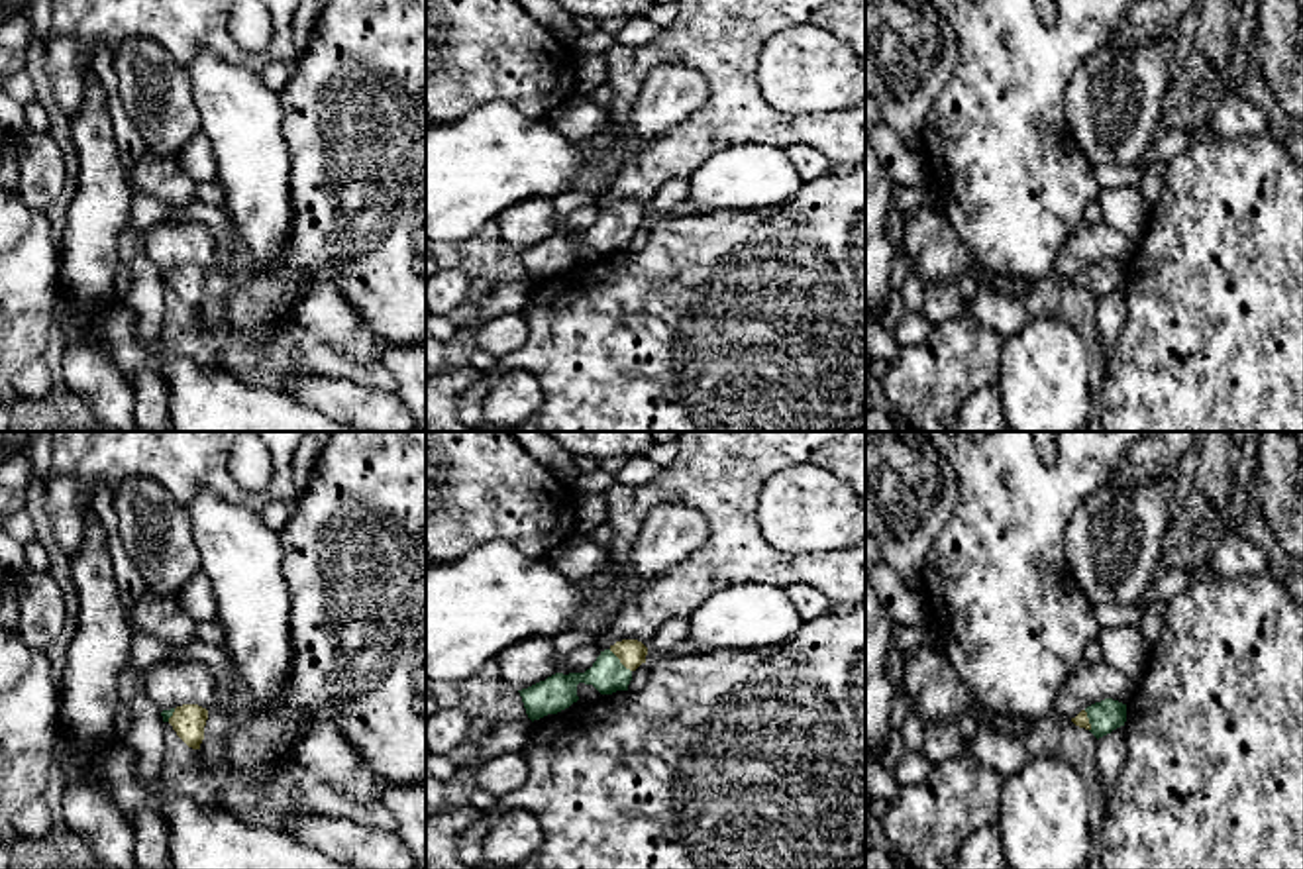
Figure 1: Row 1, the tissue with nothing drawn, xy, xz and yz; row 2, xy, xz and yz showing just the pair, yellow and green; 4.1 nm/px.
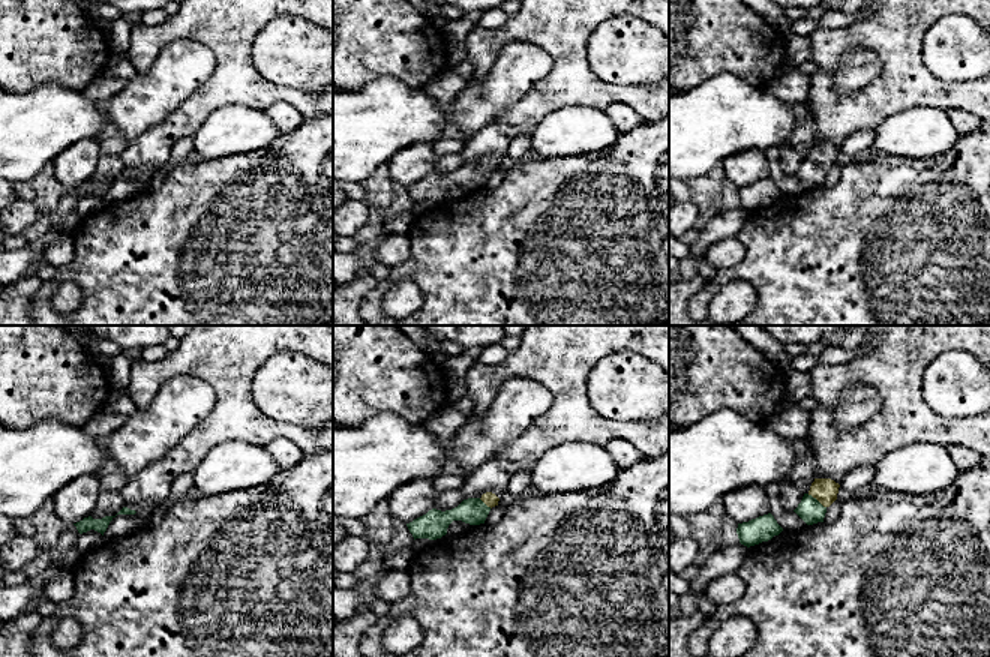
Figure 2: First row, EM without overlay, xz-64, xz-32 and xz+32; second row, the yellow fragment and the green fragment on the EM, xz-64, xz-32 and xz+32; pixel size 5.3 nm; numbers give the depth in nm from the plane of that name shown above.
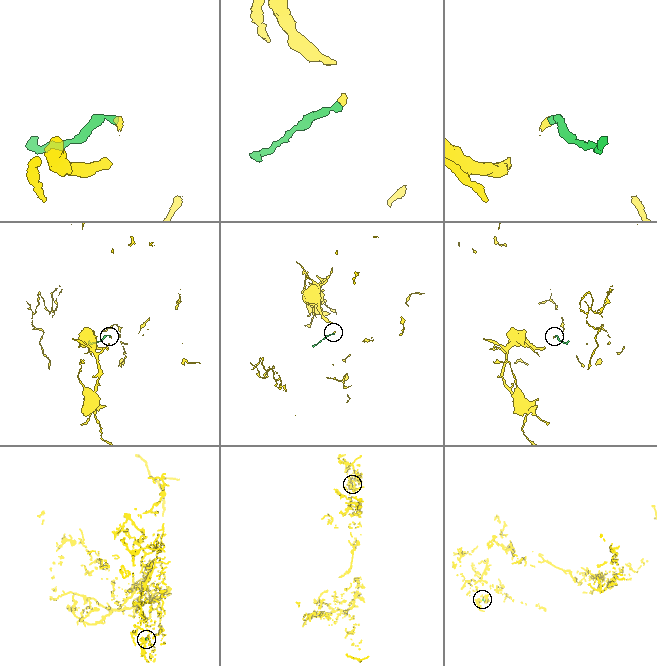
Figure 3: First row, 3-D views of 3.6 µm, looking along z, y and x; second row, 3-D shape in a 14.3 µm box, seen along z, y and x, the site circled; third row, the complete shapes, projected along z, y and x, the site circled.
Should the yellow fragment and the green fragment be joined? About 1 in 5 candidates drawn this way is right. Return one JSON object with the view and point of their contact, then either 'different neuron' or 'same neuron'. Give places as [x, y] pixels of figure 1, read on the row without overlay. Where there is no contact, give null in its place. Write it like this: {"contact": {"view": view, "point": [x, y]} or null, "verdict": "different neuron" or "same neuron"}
{"contact": {"view": "xz", "point": [621, 222]}, "verdict": "same neuron"}

